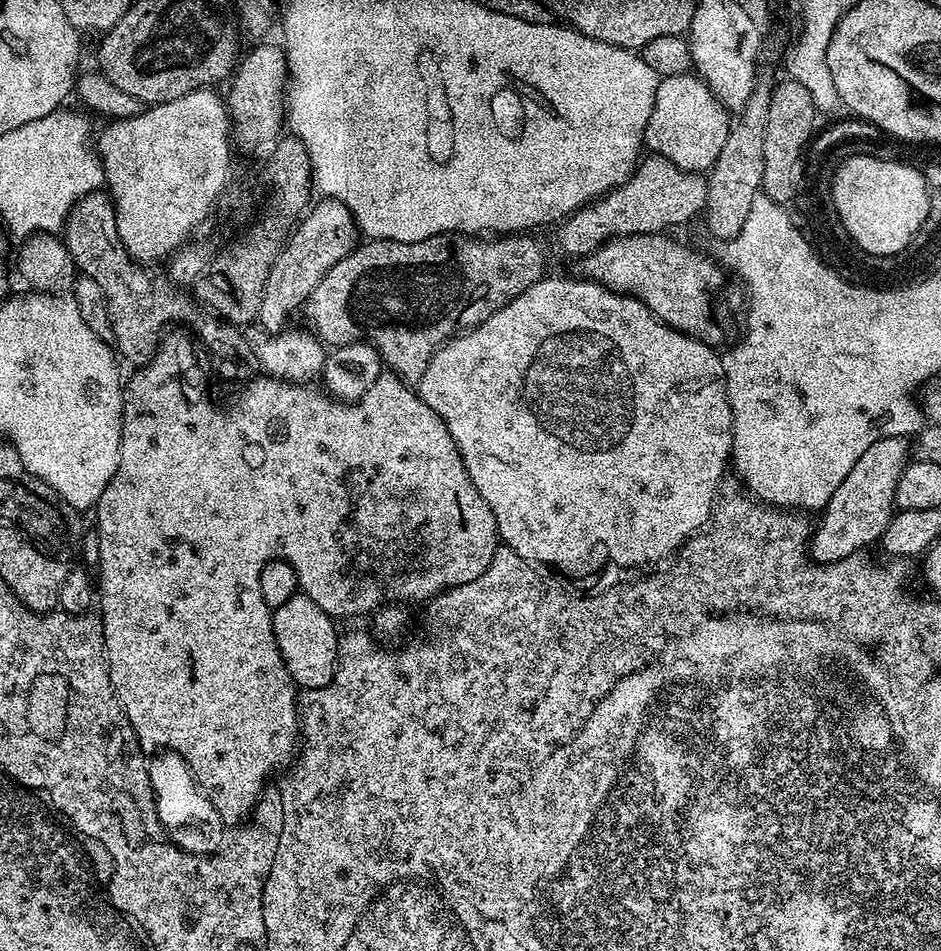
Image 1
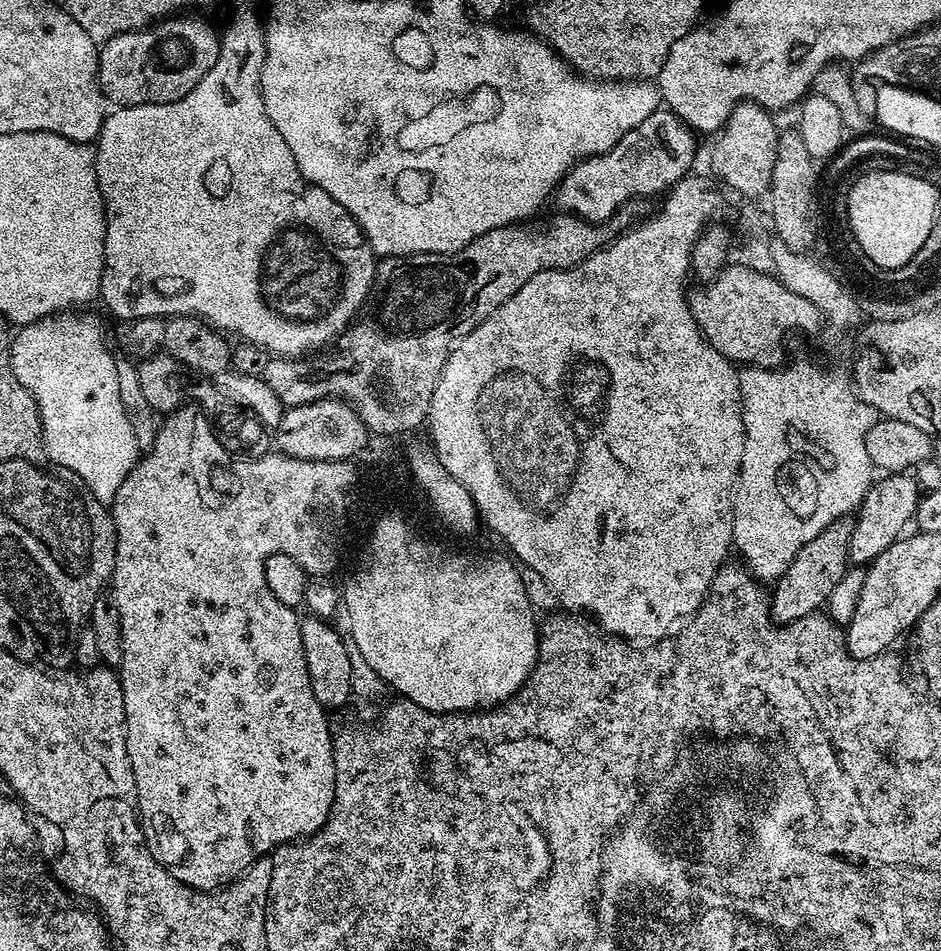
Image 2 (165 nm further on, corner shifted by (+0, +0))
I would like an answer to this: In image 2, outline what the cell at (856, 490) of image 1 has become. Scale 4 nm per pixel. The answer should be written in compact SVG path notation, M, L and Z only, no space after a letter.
M847 519L836 520L794 554L794 562L786 566L780 579L775 581L773 588L776 589L770 592L770 611L775 623L781 625L801 620L819 613L827 605L834 586L842 582L842 574L850 566L848 539L851 533L852 525Z

